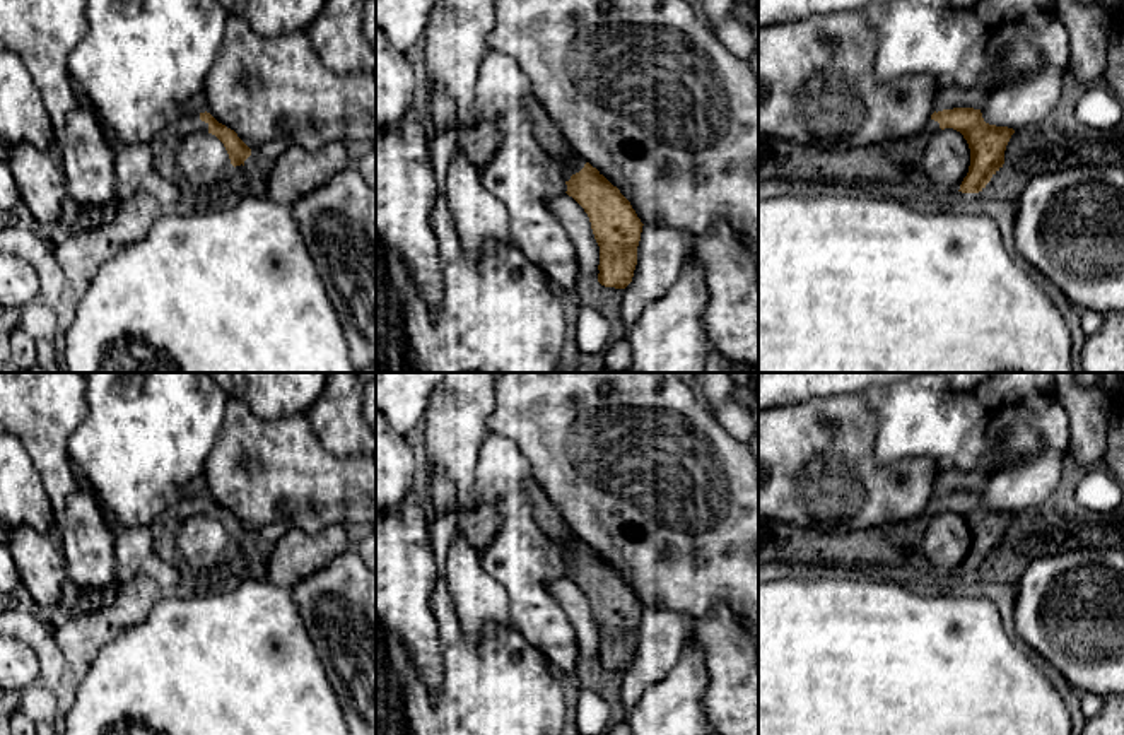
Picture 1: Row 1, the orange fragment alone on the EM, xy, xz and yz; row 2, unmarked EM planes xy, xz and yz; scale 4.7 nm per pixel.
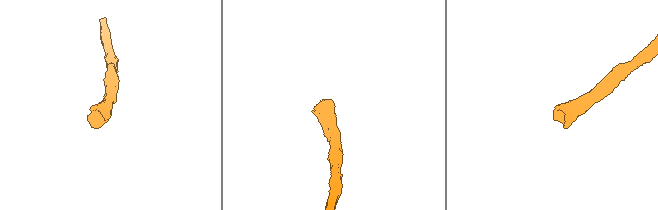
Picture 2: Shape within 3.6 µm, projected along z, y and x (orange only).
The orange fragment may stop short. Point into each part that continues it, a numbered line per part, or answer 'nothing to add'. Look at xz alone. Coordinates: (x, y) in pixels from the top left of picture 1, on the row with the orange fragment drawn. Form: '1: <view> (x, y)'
1: xz (574, 163)

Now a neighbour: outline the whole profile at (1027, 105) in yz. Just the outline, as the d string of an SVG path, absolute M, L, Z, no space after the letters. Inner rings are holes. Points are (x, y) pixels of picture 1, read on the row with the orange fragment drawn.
M1047 67L1037 77L992 92L981 108L984 121L1013 130L1047 126L1061 97L1063 77L1061 70Z

